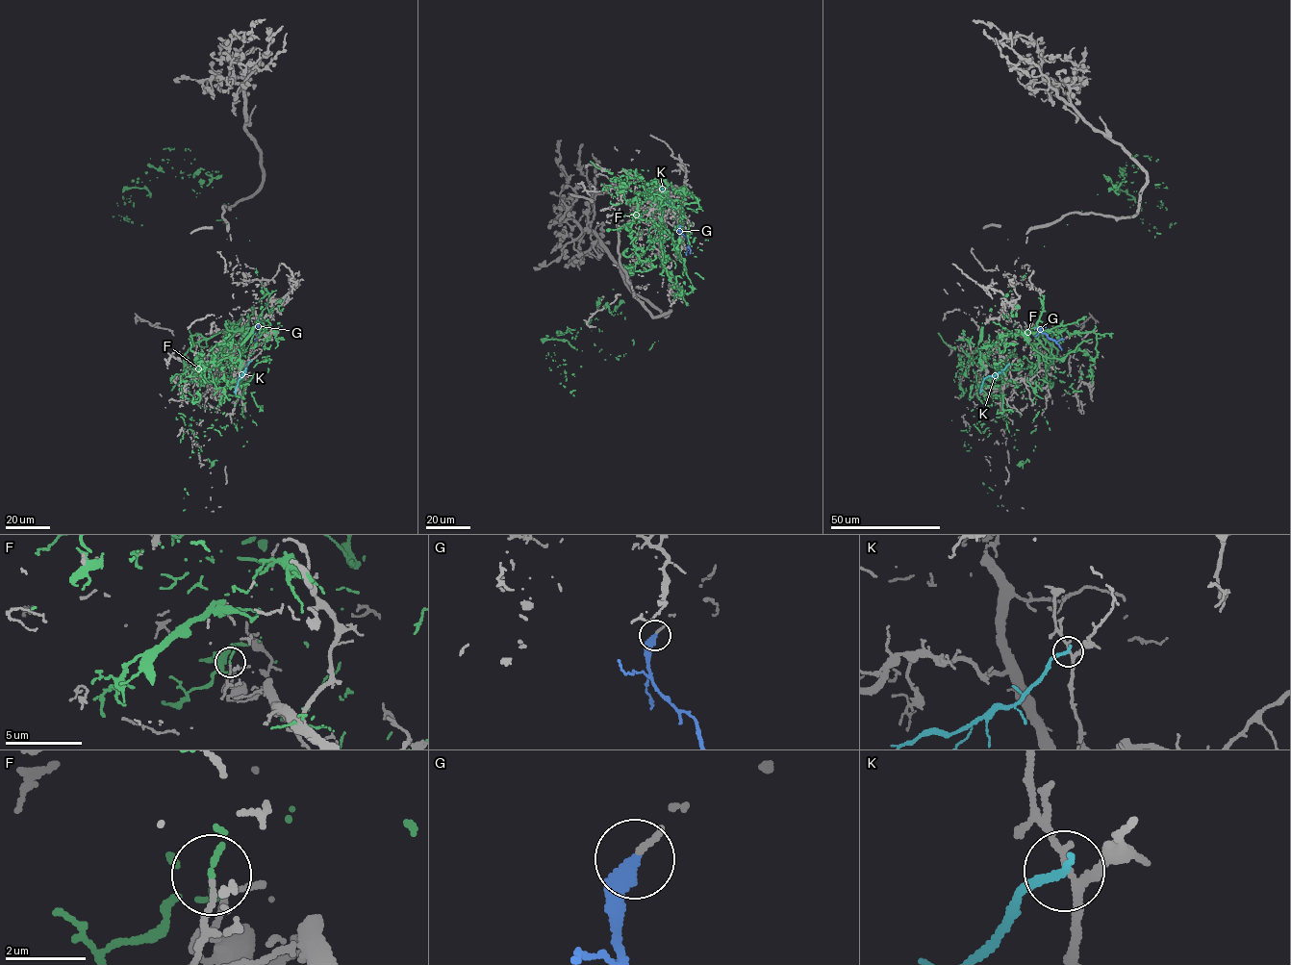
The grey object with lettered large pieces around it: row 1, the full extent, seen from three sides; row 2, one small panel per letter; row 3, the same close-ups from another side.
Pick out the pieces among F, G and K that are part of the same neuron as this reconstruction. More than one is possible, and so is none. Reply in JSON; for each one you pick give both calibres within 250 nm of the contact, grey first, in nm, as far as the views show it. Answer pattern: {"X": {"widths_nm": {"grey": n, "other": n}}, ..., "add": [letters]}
{"G": {"widths_nm": {"grey": 130, "other": 400}}, "add": ["G"]}

